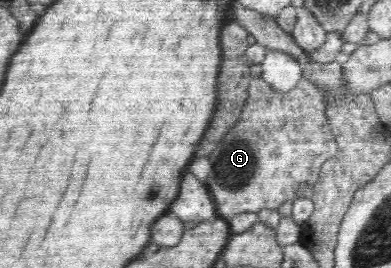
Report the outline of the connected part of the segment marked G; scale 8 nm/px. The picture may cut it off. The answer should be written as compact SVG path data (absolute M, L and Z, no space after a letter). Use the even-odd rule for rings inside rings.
M262 77L251 78L248 84L248 99L239 117L239 121L221 139L215 151L208 159L213 168L206 181L212 199L217 206L216 215L228 222L233 215L241 213L258 213L263 209L279 210L283 203L293 203L298 199L298 190L302 186L314 187L319 180L319 171L327 161L337 153L338 145L332 133L326 116L329 105L327 93L320 90L309 79L302 79L291 91L279 93Z

